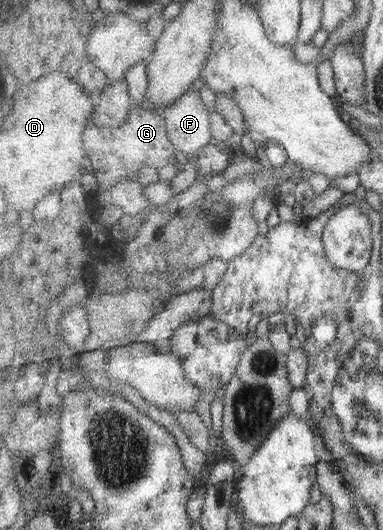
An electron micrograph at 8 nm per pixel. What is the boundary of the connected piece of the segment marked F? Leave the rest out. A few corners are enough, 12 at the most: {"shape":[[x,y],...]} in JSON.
{"shape":[[198,90],[162,109],[168,133],[186,159],[210,135],[210,109]]}

